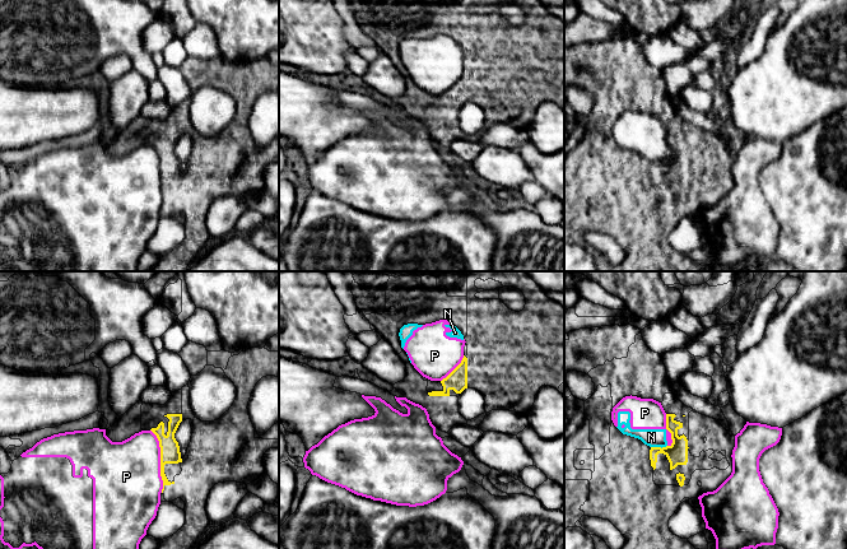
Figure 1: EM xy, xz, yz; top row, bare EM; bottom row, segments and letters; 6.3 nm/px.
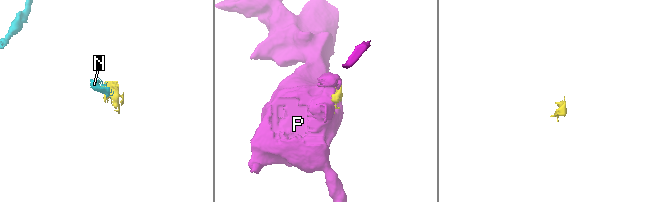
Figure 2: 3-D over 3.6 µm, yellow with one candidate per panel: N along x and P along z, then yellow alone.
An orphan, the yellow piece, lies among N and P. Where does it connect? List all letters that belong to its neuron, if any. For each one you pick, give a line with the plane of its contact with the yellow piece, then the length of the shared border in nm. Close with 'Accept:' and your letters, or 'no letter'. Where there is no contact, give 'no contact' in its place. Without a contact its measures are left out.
Accept: no letter

